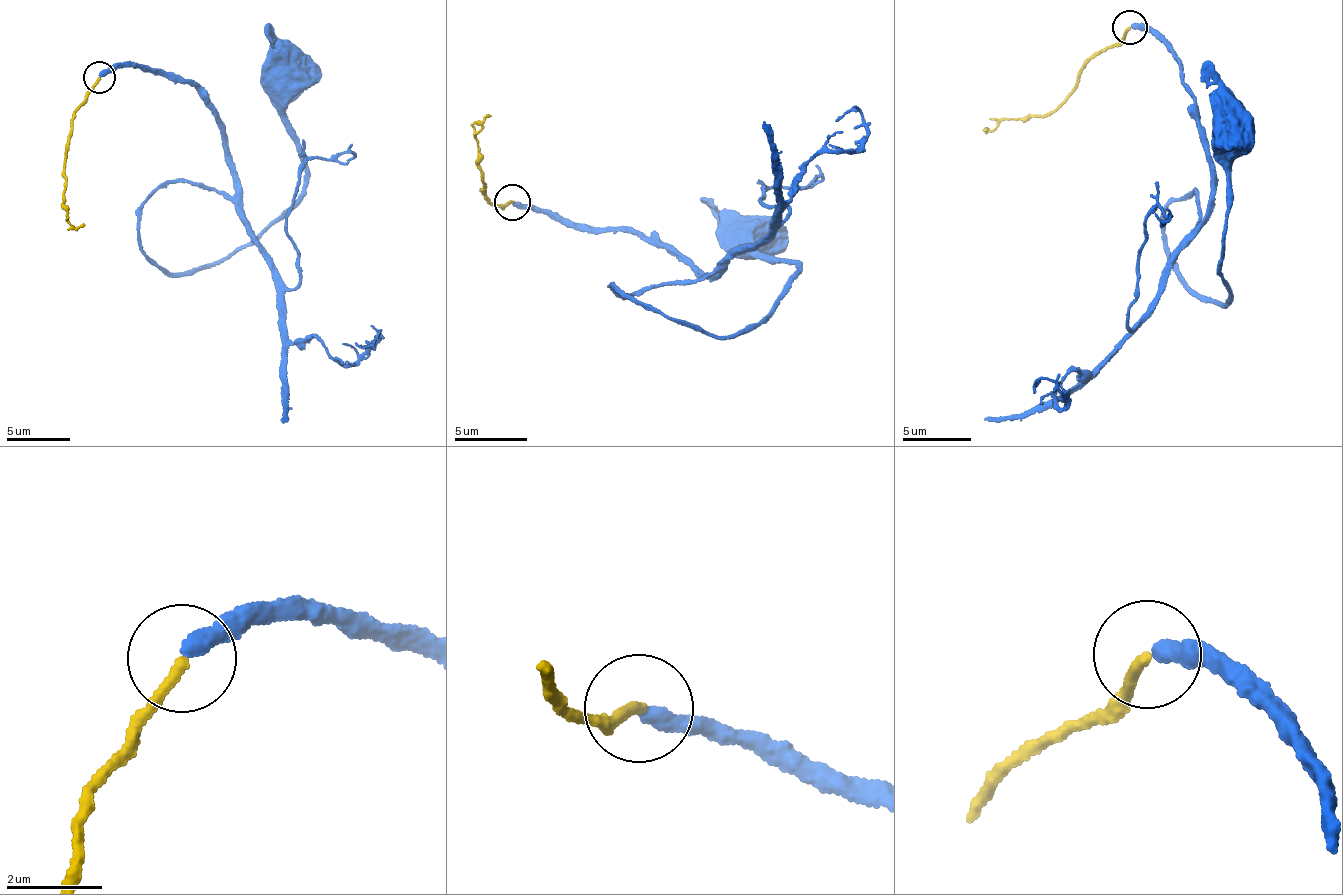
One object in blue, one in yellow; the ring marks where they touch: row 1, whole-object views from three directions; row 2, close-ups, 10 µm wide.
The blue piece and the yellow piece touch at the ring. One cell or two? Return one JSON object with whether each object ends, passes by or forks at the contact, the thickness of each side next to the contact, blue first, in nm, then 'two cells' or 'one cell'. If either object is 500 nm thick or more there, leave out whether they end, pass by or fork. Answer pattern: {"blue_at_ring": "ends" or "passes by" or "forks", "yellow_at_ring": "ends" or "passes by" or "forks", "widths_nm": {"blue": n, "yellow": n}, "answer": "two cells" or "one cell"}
{"blue_at_ring": "ends", "yellow_at_ring": "ends", "widths_nm": {"blue": 360, "yellow": 240}, "answer": "one cell"}

